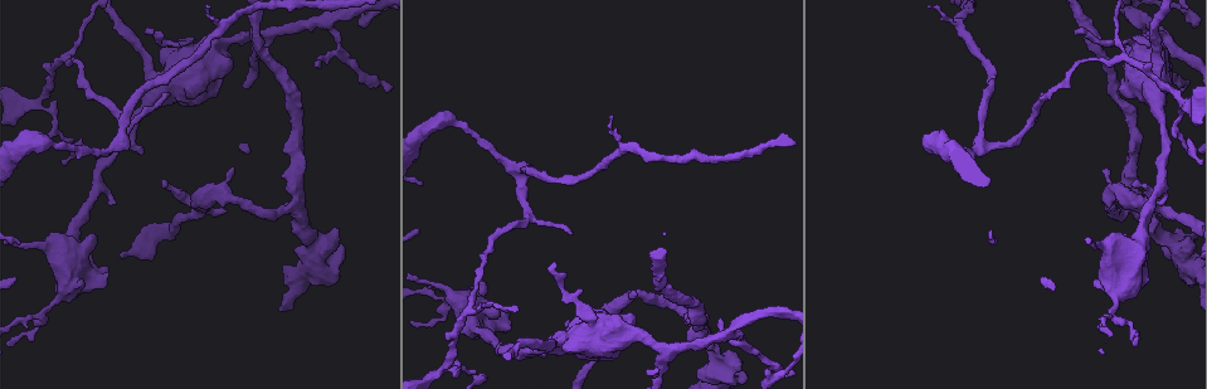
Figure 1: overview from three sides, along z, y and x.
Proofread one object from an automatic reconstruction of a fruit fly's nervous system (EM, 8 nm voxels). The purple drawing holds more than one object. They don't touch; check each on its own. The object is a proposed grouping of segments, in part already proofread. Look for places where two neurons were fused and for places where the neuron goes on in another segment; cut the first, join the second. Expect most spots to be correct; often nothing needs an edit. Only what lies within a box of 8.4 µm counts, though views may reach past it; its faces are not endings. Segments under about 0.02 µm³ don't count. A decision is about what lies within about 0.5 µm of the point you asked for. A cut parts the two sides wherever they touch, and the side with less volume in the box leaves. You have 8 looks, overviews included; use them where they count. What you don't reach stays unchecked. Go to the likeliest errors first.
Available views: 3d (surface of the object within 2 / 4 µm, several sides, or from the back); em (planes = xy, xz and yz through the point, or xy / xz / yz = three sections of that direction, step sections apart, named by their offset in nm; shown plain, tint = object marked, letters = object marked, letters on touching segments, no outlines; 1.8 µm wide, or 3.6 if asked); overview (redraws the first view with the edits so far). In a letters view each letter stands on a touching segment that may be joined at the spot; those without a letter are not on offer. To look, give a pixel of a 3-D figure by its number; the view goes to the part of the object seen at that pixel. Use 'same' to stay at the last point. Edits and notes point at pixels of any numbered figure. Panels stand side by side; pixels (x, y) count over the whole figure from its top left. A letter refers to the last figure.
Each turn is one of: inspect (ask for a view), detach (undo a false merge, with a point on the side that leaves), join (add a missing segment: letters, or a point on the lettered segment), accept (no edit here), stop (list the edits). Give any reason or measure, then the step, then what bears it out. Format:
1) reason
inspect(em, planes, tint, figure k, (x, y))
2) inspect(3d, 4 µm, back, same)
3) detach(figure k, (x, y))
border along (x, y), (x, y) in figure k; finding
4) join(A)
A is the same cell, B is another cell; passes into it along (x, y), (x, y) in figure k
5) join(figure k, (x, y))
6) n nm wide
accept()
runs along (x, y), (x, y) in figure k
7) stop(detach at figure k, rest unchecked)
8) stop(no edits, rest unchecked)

calibre changes
inspect(3d, 4 µm, figure 1, (710, 369))

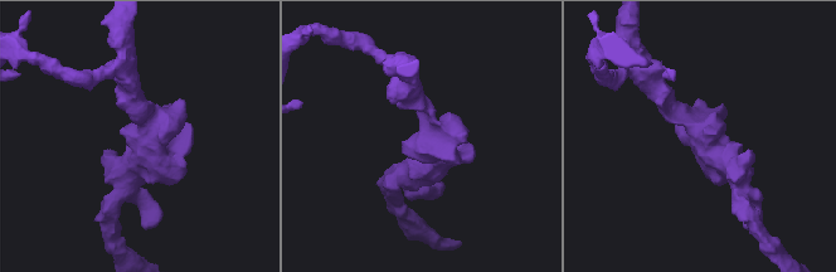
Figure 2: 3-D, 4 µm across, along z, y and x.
need the tissue
inspect(em, planes, letters, figure 2, (142, 139))

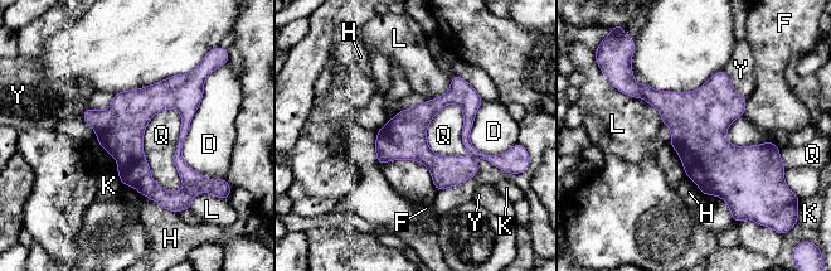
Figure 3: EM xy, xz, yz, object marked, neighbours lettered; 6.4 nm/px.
D touches over 600 nm
accept()
D, F, H, K, L, Q and Y are other cells; one neuron here

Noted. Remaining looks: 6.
inspect(em, planes, letters, figure 1, (471, 307))

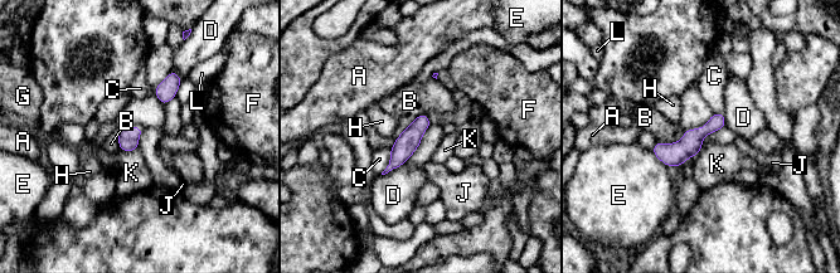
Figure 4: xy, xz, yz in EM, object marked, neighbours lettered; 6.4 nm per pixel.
B touches over 190 nm
accept()
A, B, C, D, E, F, G, H, J, K and L are other cells; continuous, no second neuron

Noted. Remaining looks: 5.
free end
inspect(em, 3.6 µm, xz, step 8, letters, figure 1, (224, 209))

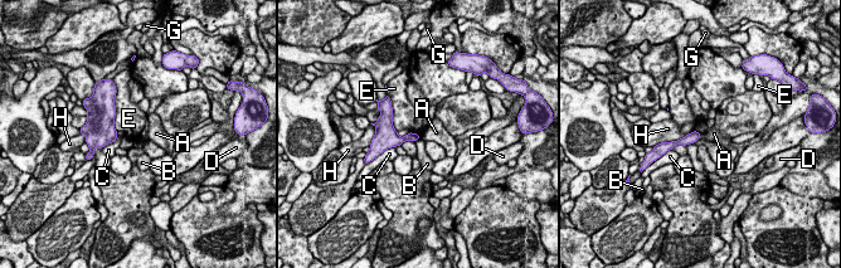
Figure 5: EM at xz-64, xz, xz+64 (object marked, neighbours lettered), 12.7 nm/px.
inspect(em, 3.6 µm, planes, letters, same)

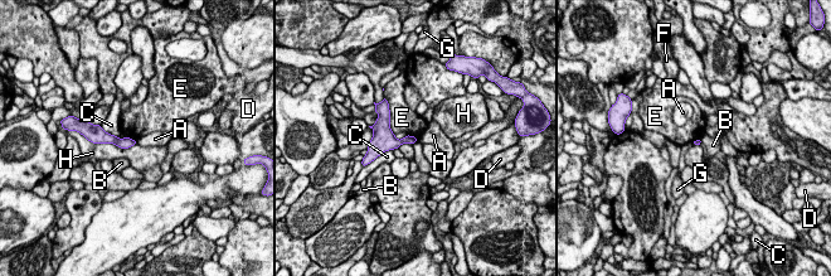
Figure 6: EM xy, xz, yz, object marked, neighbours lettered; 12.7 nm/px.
accept()
A, B, C, D, E, F, G and H are other cells; runs along (97, 139), (130, 143) in figure 6; no lettered segment goes on from it

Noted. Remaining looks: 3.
an open end
inspect(3d, 2 µm, figure 1, (1127, 233))

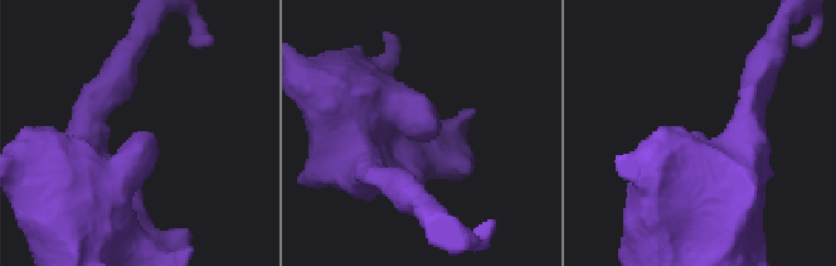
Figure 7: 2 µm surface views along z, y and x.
inspect(em, xy, step 8, tint, figure 7, (697, 132))

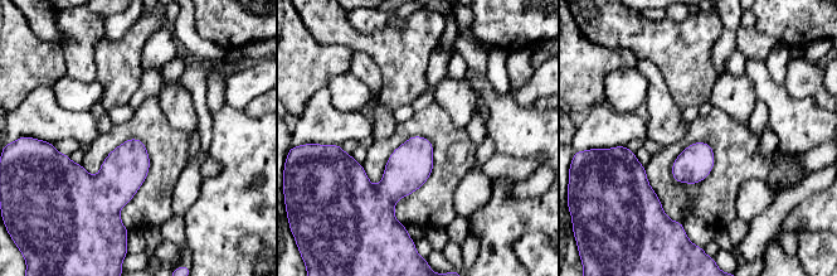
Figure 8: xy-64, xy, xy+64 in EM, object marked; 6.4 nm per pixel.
cut it another way
inspect(em, planes, letters, same)

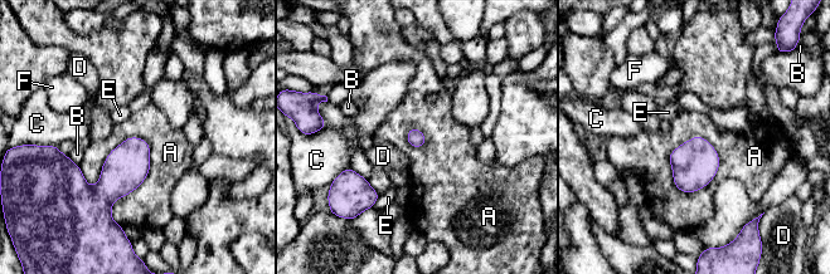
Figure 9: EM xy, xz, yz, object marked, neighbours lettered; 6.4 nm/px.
A touches over 600 nm
accept()
A, B, C, D, E and F are other cells; no lettered segment goes on from it

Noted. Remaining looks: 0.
stop(no edits, rest unchecked)

